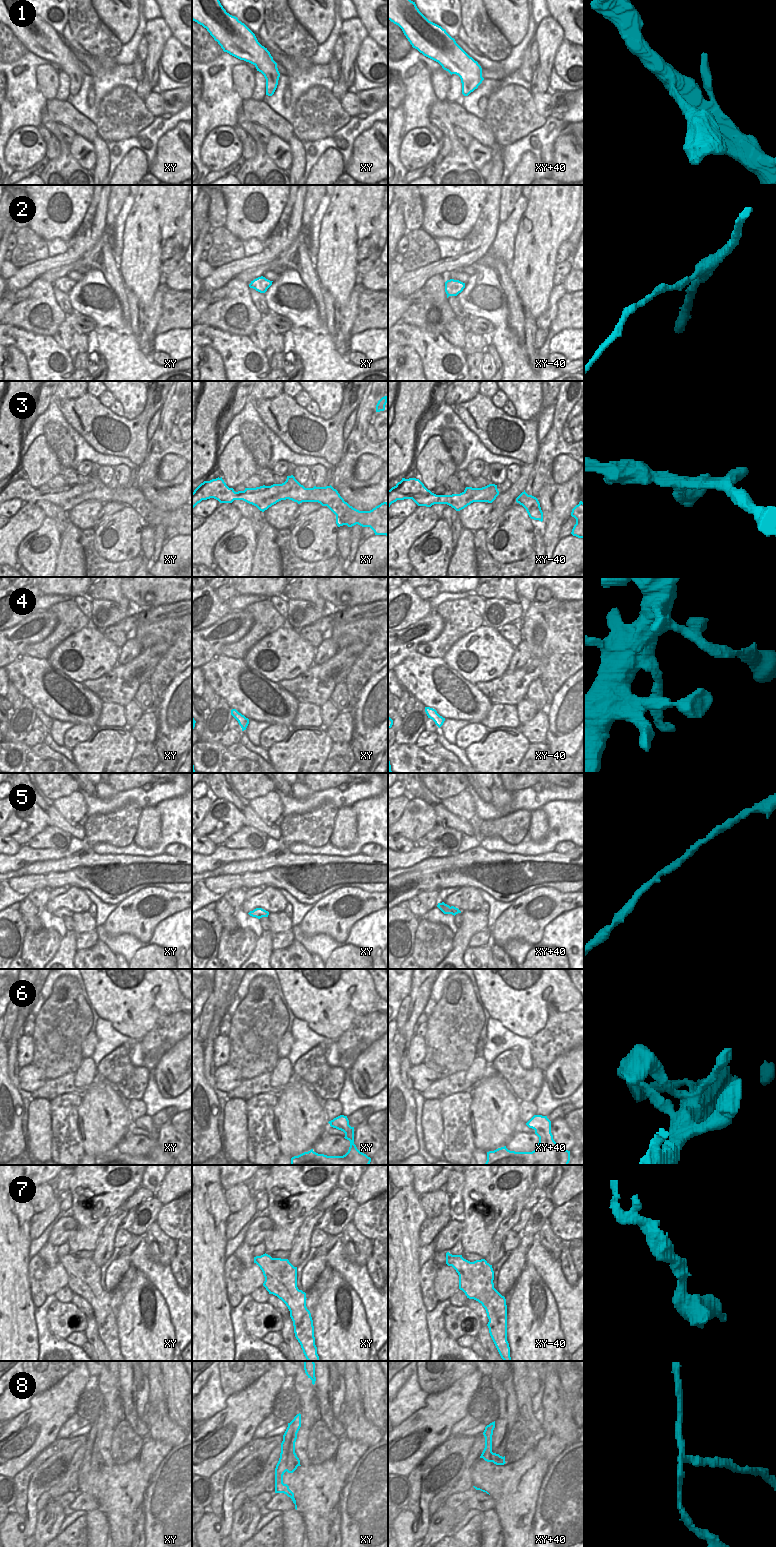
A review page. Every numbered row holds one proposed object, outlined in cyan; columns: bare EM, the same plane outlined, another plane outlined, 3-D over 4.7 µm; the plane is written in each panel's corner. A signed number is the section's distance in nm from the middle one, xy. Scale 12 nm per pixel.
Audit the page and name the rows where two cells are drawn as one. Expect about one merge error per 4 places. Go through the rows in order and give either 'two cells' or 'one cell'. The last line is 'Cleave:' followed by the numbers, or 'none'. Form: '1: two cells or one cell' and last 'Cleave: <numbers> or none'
1: one cell
2: one cell
3: one cell
4: one cell
5: one cell
6: one cell
7: one cell
8: two cells
Cleave: 8

